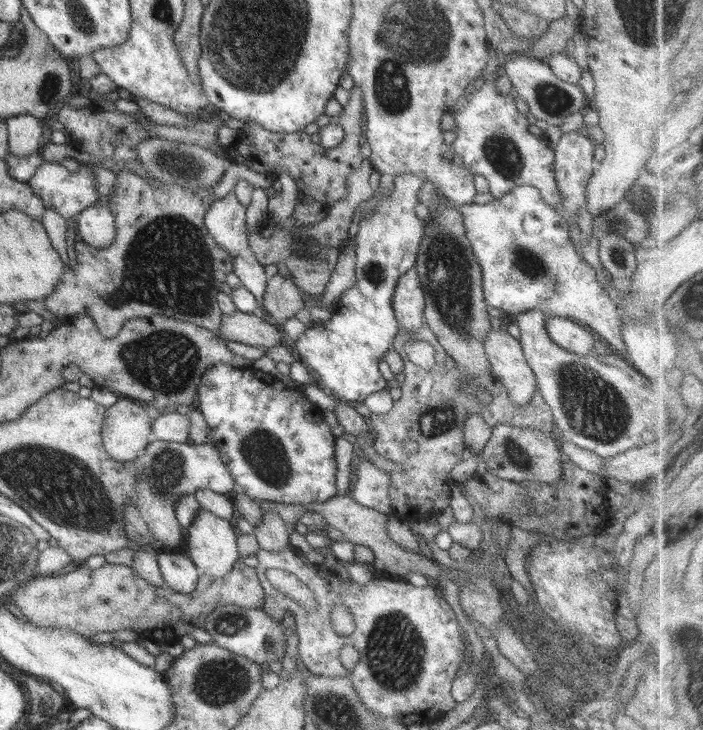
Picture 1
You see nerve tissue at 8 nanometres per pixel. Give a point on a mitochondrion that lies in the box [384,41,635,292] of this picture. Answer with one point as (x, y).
(501, 152)

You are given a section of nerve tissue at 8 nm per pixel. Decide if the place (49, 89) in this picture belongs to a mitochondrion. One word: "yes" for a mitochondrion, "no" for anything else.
yes

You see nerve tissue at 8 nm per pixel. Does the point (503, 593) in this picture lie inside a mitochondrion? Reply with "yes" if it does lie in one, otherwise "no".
no

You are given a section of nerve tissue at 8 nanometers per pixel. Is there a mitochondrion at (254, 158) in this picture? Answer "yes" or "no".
no

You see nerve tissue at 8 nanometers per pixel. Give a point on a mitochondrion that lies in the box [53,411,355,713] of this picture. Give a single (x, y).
(262, 450)

